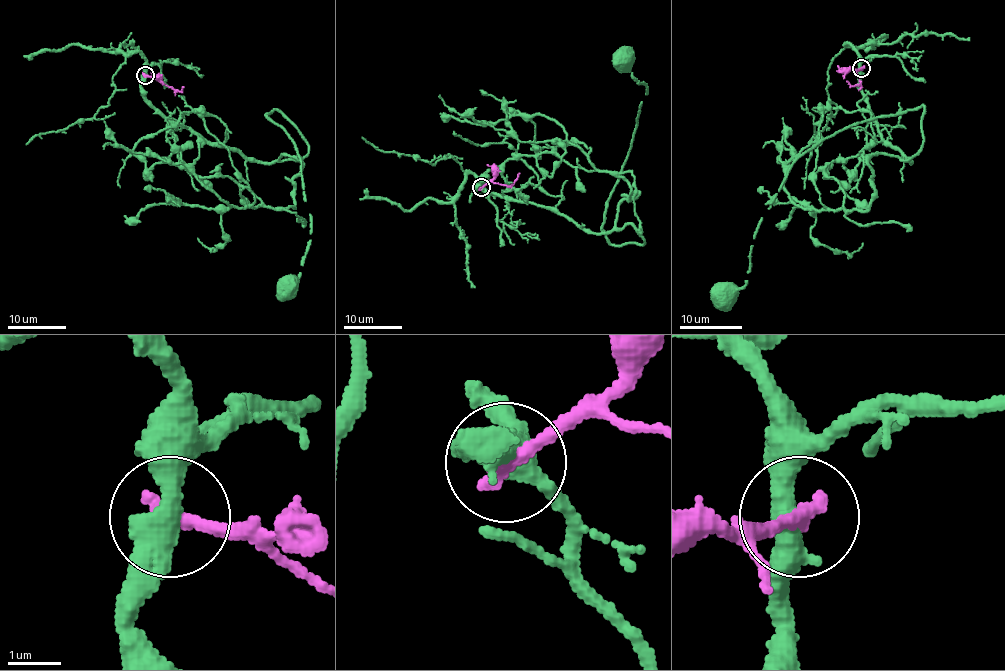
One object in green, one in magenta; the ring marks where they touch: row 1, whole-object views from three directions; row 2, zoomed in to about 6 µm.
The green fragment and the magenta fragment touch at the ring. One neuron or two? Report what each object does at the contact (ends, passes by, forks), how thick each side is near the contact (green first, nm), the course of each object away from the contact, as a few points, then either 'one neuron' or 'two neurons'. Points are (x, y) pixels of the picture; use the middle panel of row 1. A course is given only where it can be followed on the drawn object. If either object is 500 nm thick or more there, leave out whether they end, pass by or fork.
green passes by; magenta ends there; 480 nm thick on the green side, 360 nm on the other; green runs (481, 186), (556, 208), (594, 233), (630, 224), (643, 244), (614, 244), (602, 228), (647, 88), (625, 56); magenta runs (481, 186), (491, 182), (511, 185), (520, 173); two neurons

